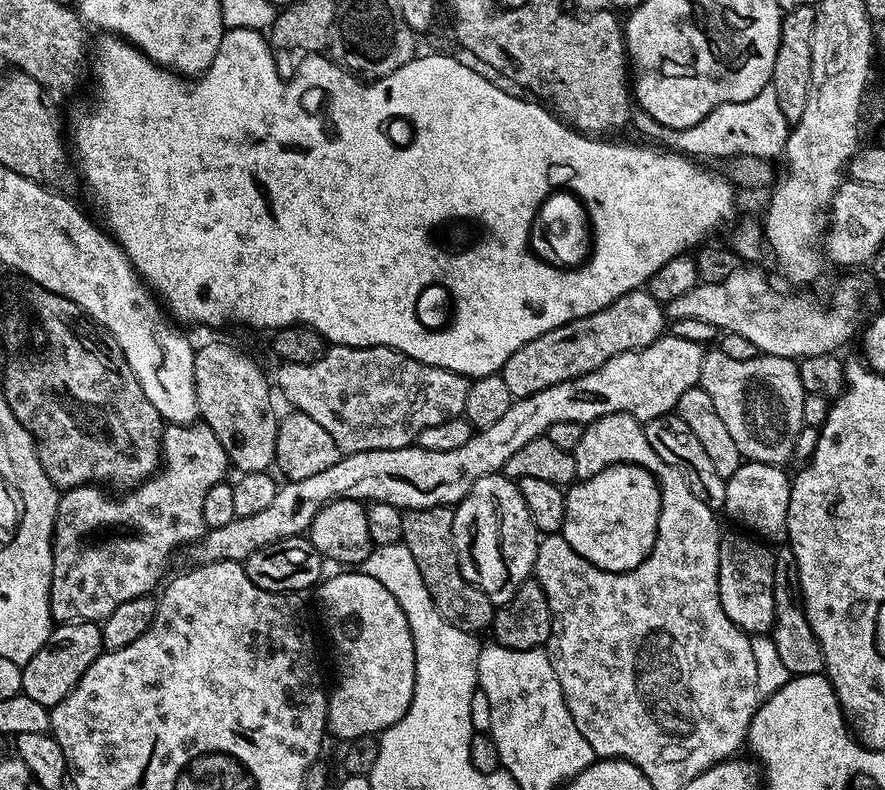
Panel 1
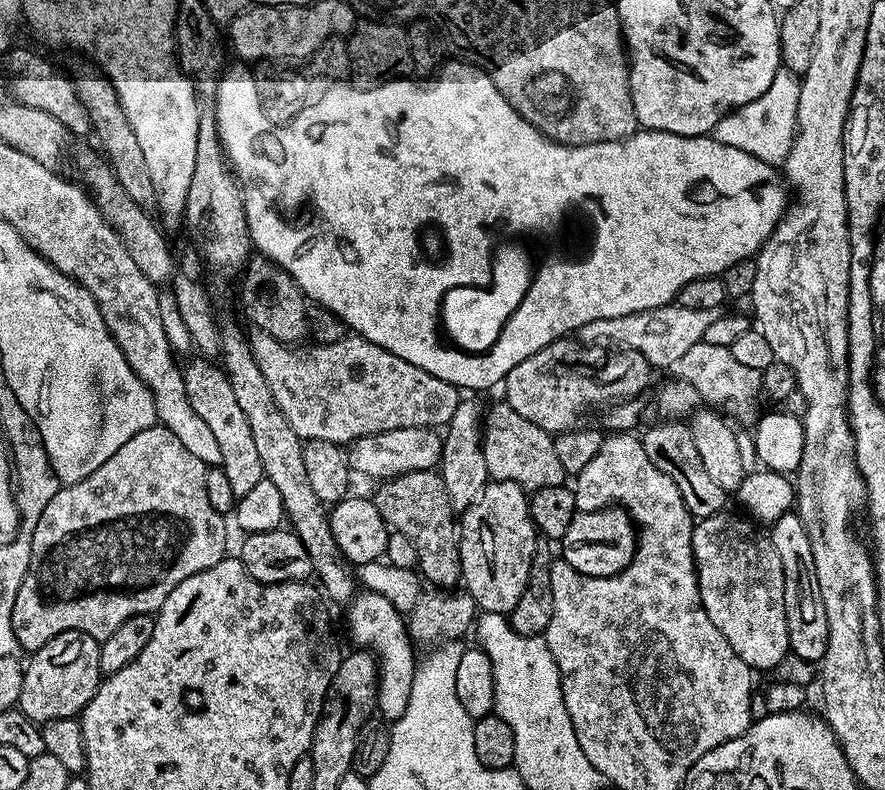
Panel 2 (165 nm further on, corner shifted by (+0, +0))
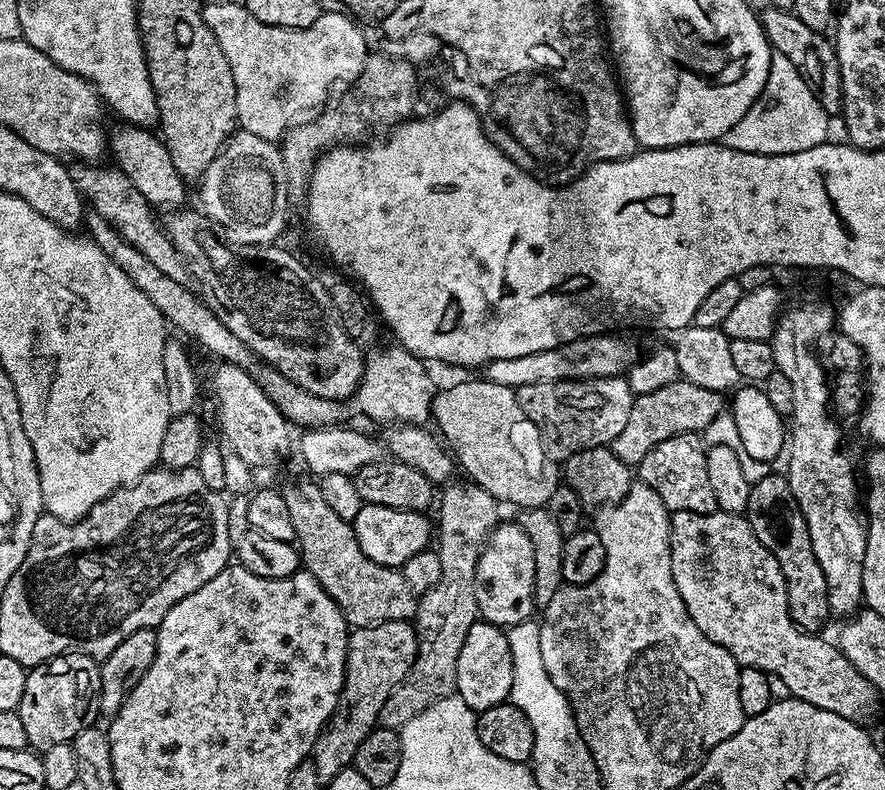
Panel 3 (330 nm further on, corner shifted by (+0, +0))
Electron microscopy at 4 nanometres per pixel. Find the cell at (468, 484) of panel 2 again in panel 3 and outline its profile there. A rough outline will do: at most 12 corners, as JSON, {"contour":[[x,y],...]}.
{"contour":[[467,478],[438,496],[442,574],[416,601],[418,650],[382,728],[456,691],[474,574],[501,505]]}

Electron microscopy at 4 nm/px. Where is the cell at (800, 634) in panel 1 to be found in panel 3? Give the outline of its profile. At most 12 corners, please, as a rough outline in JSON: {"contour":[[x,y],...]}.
{"contour":[[787,475],[753,484],[746,515],[782,570],[790,618],[823,633],[826,577]]}

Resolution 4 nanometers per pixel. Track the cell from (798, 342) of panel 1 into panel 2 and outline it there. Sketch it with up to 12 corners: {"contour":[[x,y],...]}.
{"contour":[[675,302],[586,322],[579,343],[616,344],[653,369],[679,365],[721,309]]}

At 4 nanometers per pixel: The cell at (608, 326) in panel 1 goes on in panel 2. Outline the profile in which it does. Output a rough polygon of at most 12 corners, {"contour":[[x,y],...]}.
{"contour":[[568,338],[518,362],[503,399],[553,434],[591,408],[639,397],[654,375],[642,354],[597,372]]}

